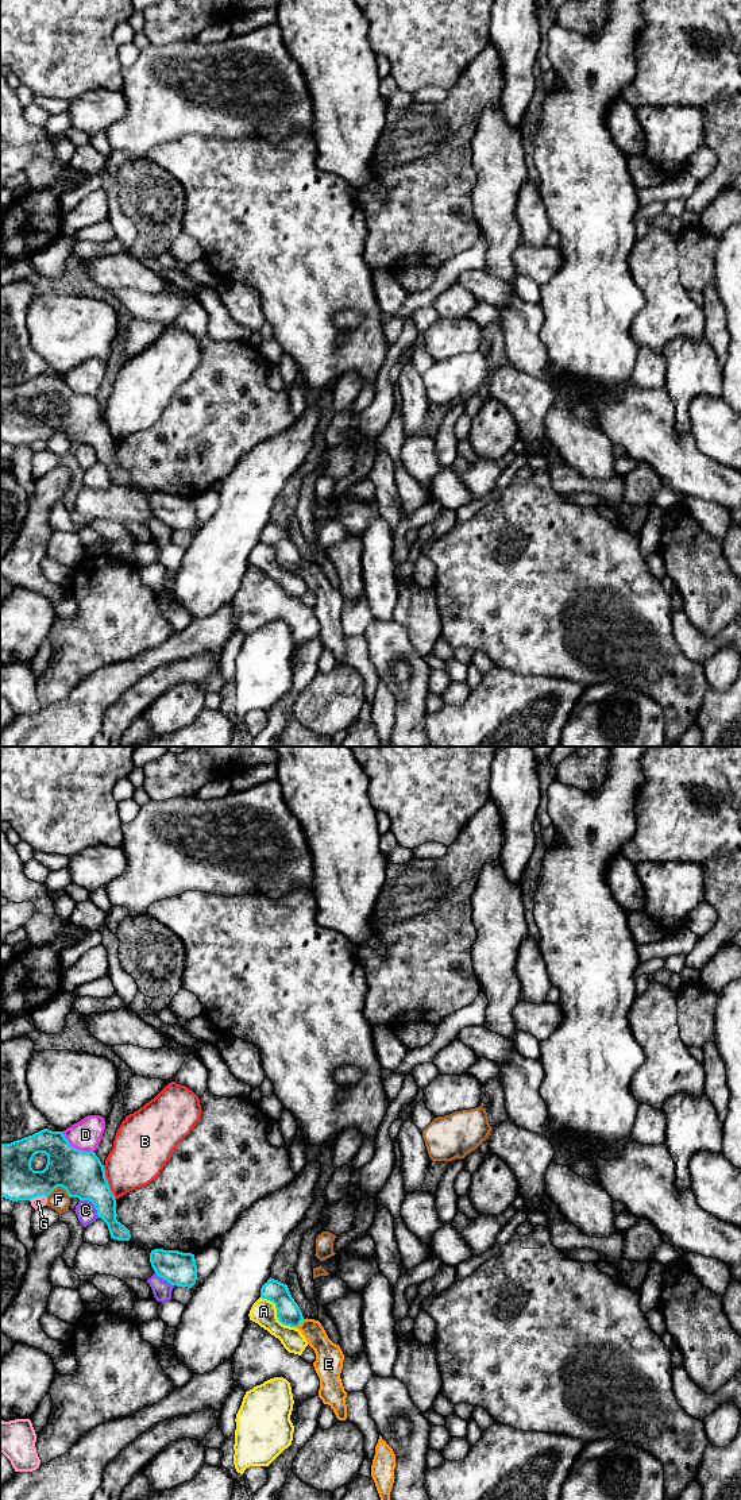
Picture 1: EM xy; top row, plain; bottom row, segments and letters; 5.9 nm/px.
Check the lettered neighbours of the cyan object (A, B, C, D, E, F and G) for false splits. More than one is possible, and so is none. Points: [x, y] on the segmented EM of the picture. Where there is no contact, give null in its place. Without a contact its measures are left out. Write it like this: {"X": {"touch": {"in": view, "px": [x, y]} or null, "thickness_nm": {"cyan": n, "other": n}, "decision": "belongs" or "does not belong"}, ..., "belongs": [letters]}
{"A": {"touch": {"in": "xy", "px": [277, 1314]}, "thickness_nm": {"cyan": 140, "other": 150}, "decision": "does not belong"}, "B": {"touch": {"in": "xy", "px": [107, 1183]}, "thickness_nm": {"cyan": 280, "other": 320}, "decision": "does not belong"}, "C": {"touch": {"in": "xy", "px": [93, 1203]}, "thickness_nm": {"cyan": 280, "other": 120}, "decision": "does not belong"}, "D": {"touch": {"in": "xy", "px": [74, 1148]}, "thickness_nm": {"cyan": 280, "other": 180}, "decision": "does not belong"}, "E": {"touch": {"in": "xy", "px": [300, 1323]}, "thickness_nm": {"cyan": 140, "other": 160}, "decision": "belongs"}, "F": {"touch": {"in": "xy", "px": [60, 1186]}, "thickness_nm": {"cyan": 280, "other": 120}, "decision": "does not belong"}, "G": {"touch": {"in": "xy", "px": [38, 1195]}, "thickness_nm": {"cyan": 300, "other": 70}, "decision": "does not belong"}, "belongs": ["E"]}

